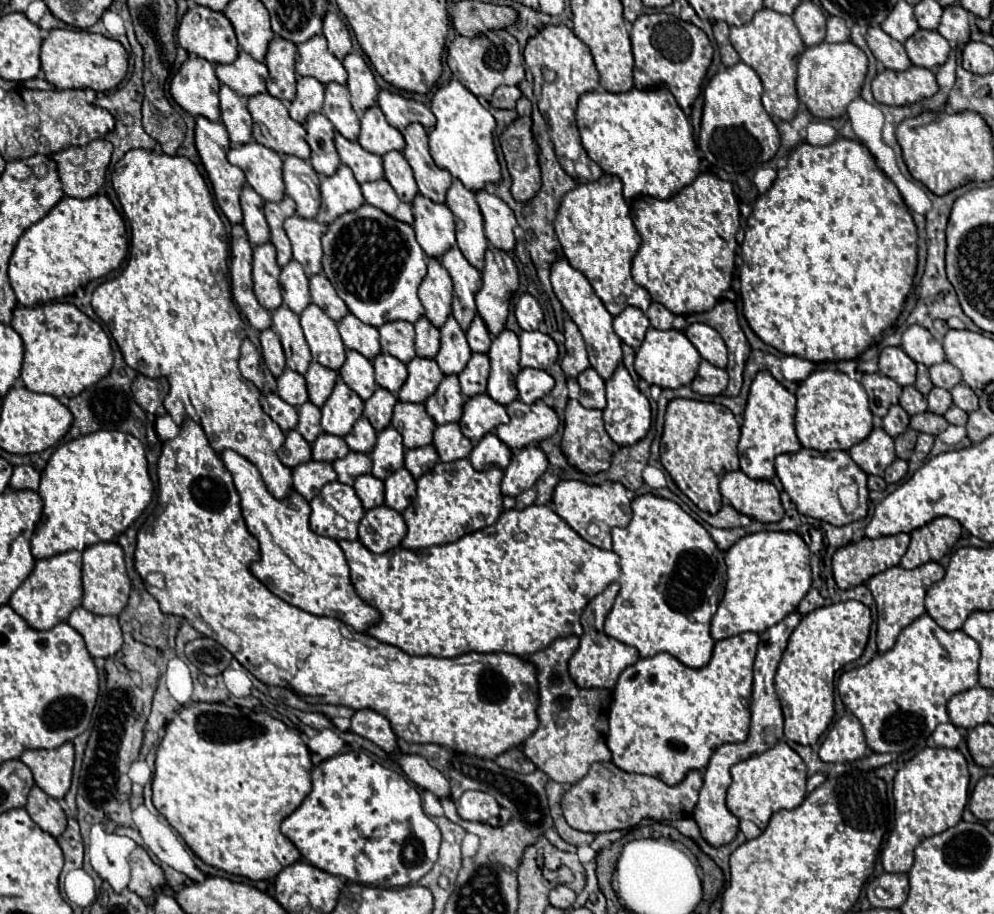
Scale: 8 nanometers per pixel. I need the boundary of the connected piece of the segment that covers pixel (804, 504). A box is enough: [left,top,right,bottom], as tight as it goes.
[775,448,868,526]

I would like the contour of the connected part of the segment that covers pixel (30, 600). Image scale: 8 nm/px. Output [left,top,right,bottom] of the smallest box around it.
[9,550,83,630]

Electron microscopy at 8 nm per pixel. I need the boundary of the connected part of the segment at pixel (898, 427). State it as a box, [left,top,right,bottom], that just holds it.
[883,404,909,436]

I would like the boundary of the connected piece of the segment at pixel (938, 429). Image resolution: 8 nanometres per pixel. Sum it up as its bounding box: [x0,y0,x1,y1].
[911,412,949,434]

